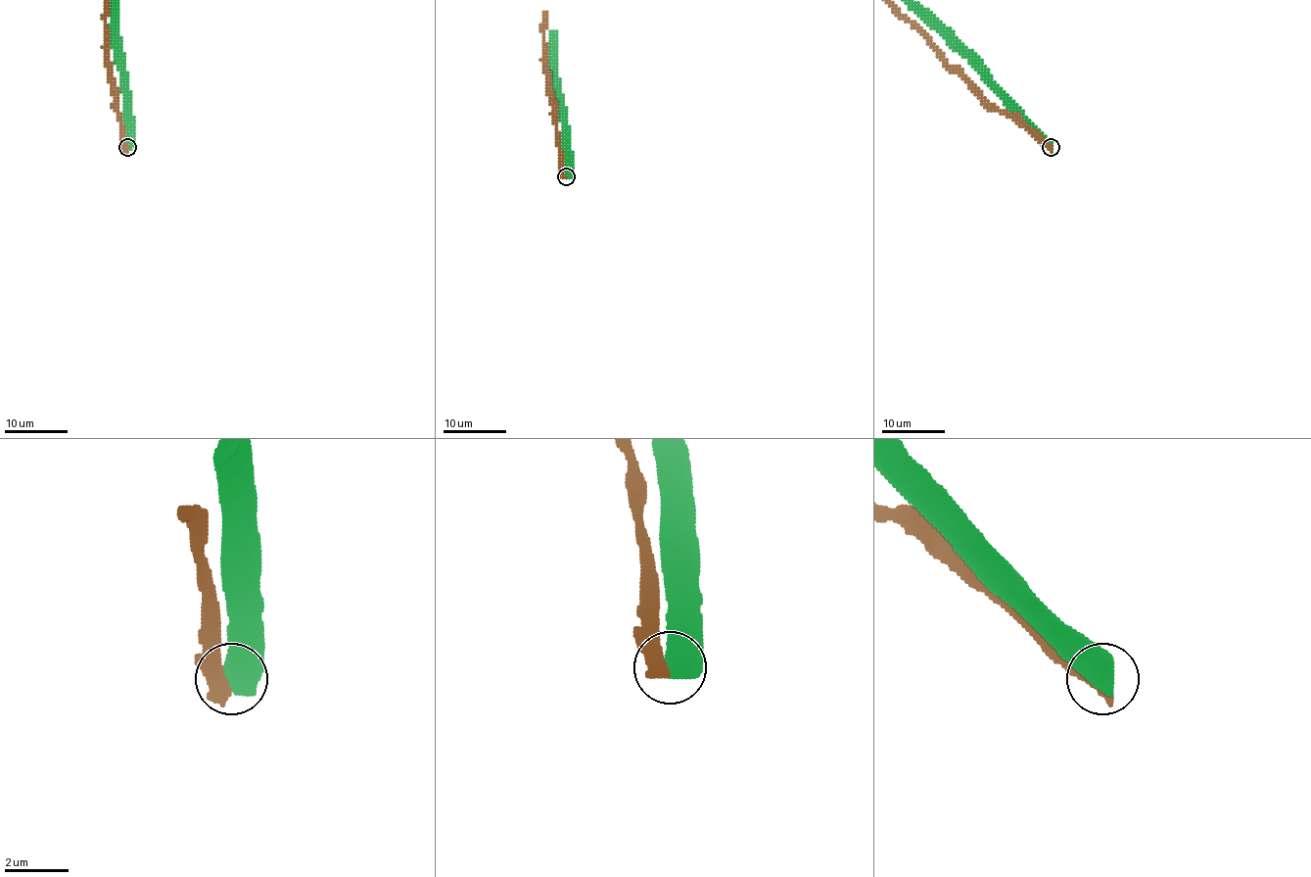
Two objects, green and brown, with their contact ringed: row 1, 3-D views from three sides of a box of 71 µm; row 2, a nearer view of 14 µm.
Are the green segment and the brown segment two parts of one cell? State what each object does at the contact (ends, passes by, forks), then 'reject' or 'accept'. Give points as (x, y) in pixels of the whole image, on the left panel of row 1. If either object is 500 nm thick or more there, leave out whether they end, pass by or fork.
reject

